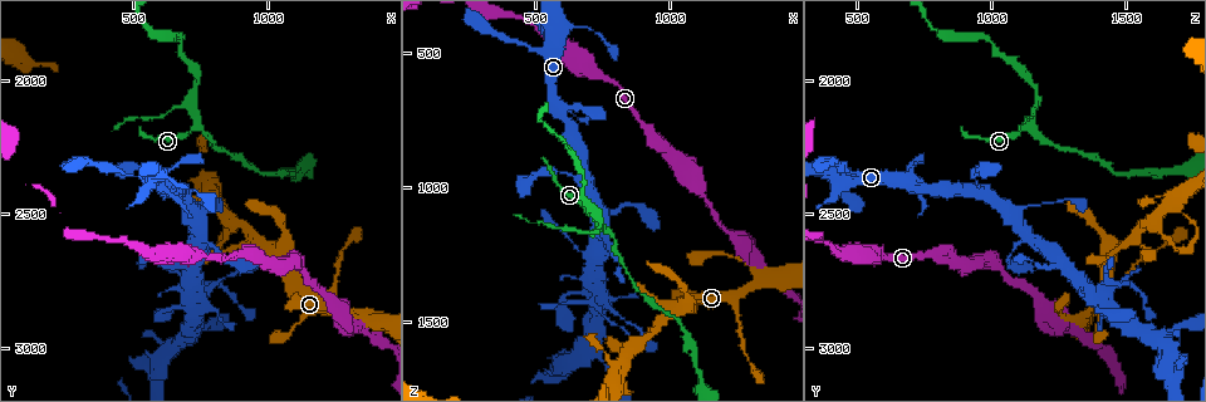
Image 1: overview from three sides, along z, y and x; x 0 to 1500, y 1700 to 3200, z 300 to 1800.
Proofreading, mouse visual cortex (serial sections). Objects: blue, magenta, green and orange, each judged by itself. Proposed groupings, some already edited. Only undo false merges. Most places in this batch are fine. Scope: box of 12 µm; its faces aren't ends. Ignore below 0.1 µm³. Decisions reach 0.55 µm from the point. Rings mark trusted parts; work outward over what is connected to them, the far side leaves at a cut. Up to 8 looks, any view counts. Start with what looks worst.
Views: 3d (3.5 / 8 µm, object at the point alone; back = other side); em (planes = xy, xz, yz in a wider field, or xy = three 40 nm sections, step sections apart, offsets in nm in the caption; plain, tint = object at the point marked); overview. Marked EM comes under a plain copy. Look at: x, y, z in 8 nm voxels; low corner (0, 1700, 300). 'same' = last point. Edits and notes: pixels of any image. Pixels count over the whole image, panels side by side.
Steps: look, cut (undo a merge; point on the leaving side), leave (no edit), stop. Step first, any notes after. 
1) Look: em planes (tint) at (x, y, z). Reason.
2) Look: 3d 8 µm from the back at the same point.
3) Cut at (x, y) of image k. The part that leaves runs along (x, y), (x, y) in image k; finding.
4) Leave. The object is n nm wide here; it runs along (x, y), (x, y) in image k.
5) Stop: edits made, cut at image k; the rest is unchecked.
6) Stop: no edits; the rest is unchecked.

Look: 3d 8 µm at (1030, 2640, 1460). Branch point.

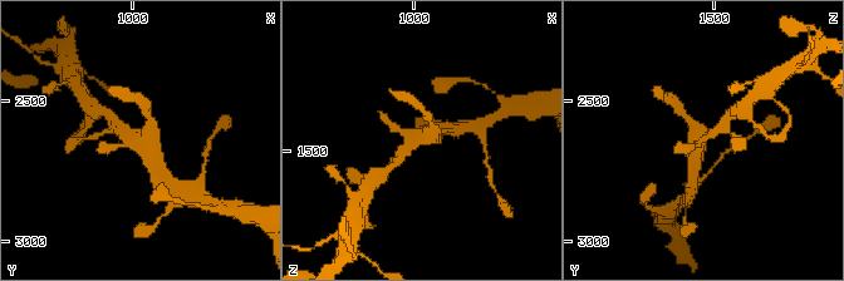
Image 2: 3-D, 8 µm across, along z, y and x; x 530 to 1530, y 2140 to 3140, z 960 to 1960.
Look: 3d 3.5 µm at (1030, 2630, 1450).

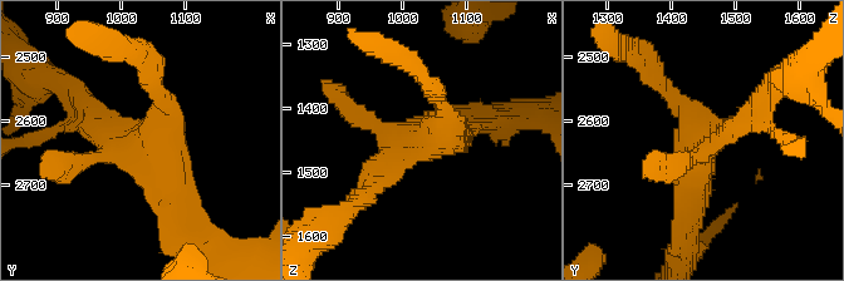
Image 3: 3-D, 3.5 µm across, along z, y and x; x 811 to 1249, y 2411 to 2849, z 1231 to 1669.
Look: em xy step 2 (tint) at (1025, 2635, 1460). Need the tissue.

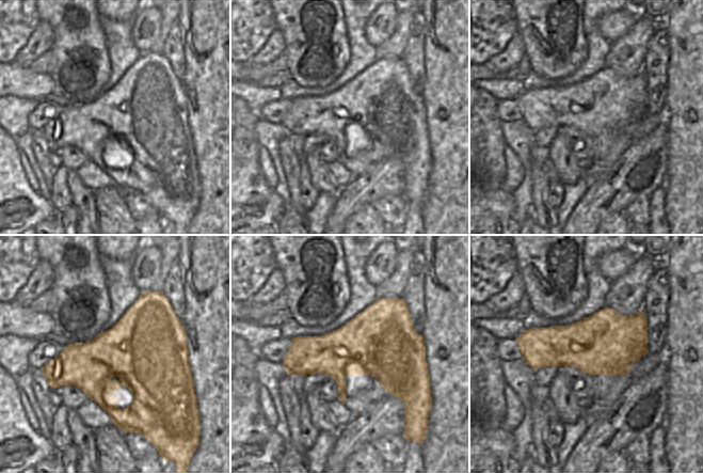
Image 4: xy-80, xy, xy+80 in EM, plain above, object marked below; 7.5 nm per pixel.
Leave. It runs along (182, 215), (166, 157), (93, 116) in image 3; continuous, no second cell.

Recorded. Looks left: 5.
Look: 3d 3.5 µm from the back at (740, 2170, 1140). Sharp bend.

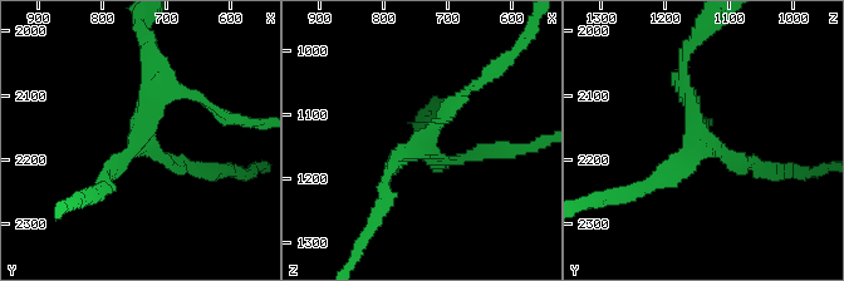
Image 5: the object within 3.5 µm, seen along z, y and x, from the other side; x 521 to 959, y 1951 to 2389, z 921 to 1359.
Look: em xy step 5 (tint) at (735, 2170, 1145).

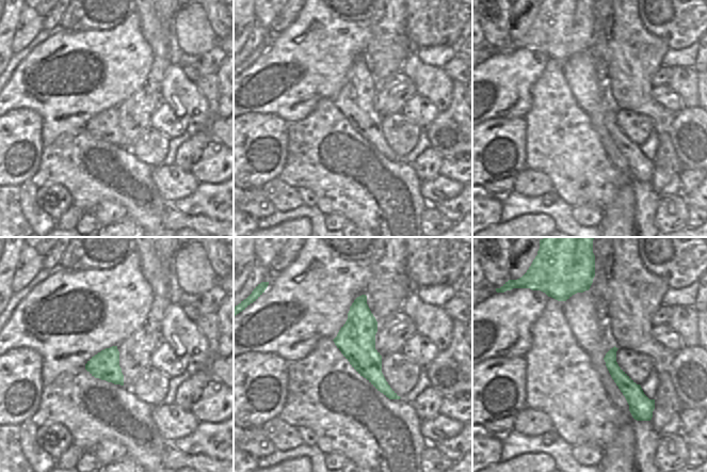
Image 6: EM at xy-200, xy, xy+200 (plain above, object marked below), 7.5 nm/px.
Leave. It runs along (364, 298), (362, 355), (395, 396) in image 6; continuous, no second cell.

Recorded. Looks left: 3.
Look: 3d 3.5 µm at (720, 2790, 1380).

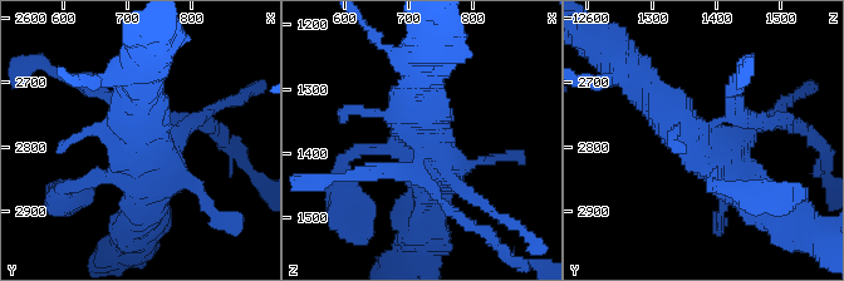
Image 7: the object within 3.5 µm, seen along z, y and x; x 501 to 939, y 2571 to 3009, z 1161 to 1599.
Look: em xy step 1 (tint) at (730, 2790, 1370). Shape alone is not enough.

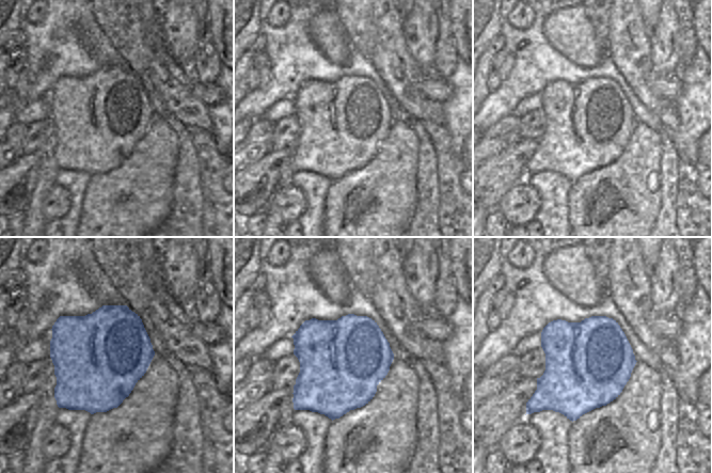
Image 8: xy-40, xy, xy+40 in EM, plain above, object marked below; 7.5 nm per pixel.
Cut at (378, 168) of image 7. A second cell is stuck on.

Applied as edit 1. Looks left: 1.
Stop: edits made, cut at image 7; the rest is unchecked.

